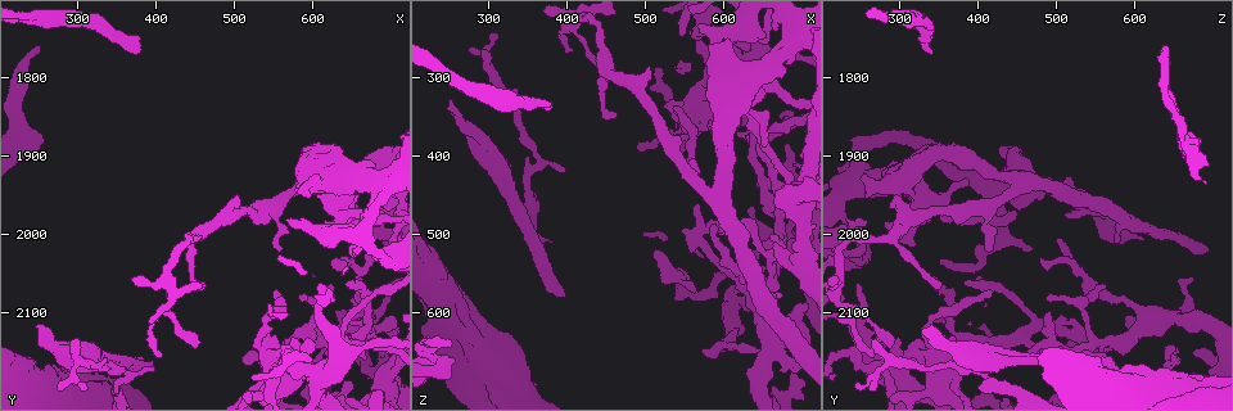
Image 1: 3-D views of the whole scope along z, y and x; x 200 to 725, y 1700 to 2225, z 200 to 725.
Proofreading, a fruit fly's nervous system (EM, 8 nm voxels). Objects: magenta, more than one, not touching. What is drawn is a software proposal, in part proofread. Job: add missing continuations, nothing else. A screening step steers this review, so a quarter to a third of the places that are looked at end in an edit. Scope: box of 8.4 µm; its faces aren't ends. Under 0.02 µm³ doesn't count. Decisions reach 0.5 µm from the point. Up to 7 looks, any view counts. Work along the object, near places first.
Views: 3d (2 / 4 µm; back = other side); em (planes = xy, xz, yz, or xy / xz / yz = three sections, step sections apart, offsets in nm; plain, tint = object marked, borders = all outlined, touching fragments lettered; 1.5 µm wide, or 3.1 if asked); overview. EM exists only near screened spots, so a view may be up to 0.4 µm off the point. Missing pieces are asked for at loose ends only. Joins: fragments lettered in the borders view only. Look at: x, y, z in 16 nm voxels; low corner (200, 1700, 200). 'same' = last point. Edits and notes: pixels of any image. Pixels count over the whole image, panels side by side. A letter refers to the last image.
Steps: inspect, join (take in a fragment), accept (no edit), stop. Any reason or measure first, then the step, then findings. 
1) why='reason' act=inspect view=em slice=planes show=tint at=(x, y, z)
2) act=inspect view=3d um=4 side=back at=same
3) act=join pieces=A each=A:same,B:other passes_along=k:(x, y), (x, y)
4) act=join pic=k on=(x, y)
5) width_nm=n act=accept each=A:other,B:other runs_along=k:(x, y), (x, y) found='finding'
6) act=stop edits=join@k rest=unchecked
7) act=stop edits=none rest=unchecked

why='branch stops here' act=inspect view=3d um=2 at=(560, 2075, 420)

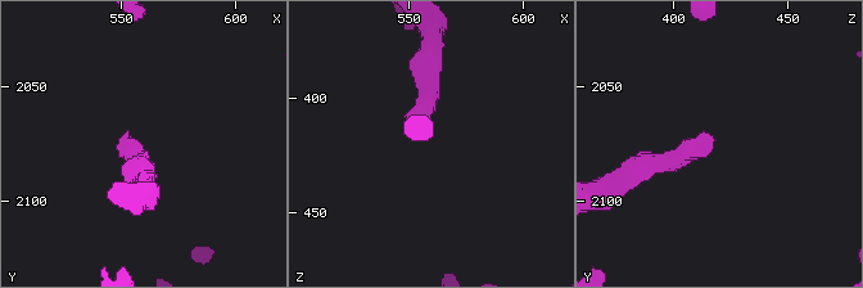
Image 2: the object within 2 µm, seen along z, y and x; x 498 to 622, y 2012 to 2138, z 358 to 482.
act=inspect view=em slice=planes show=borders at=(555, 2073, 418)

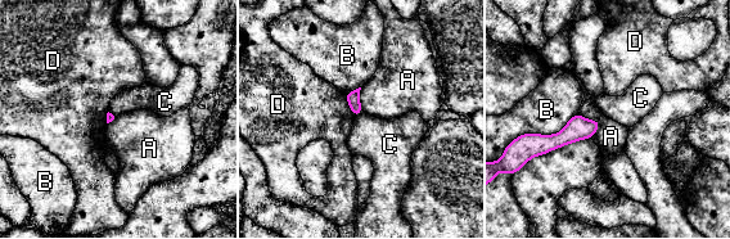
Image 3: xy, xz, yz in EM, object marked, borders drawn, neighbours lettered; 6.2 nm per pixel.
longest_contact=B:380nm act=accept each=A:other,B:other,C:other,D:other runs_along=3:(595, 123), (558, 140), (535, 139) found='none of them fits'

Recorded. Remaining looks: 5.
why='an open end' act=inspect view=3d um=2 at=(250, 2125, 330)

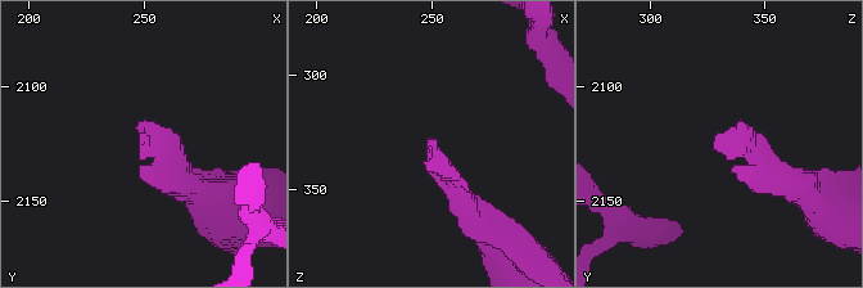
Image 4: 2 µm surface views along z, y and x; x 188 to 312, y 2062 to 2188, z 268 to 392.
act=inspect view=em slice=xy step=8 show=borders at=(250, 2127, 328)

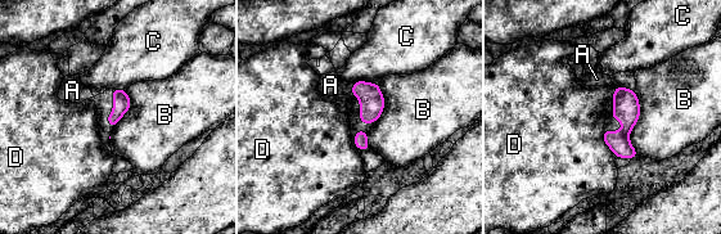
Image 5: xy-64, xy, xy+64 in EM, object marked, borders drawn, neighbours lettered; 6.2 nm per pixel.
act=join pieces=A each=A:same,B:other,C:other,D:other passes_along=5:(372, 103), (352, 88), (330, 85) found='the neuron continues'

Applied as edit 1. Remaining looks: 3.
why='see it whole again' act=inspect view=overview

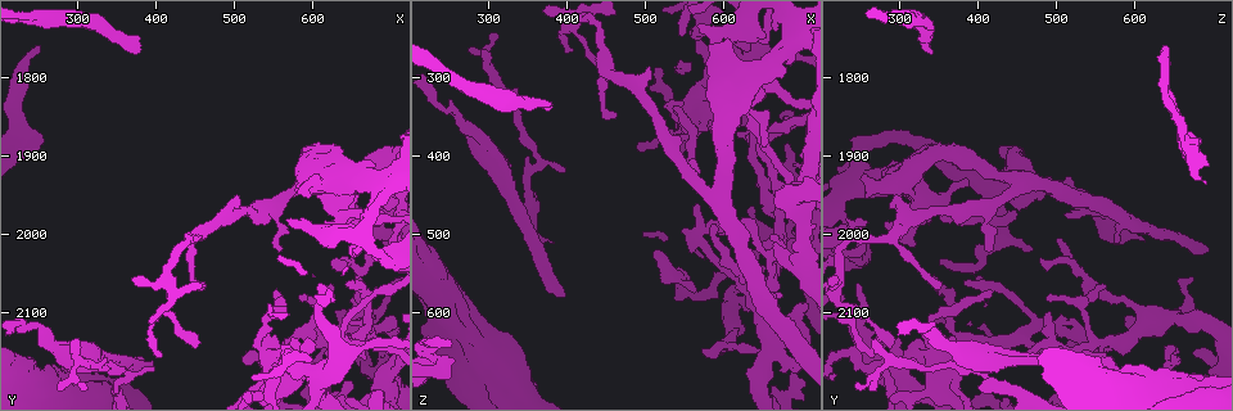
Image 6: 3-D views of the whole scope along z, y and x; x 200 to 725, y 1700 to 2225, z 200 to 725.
why='an open end' act=inspect view=3d um=2 at=(250, 1760, 640)

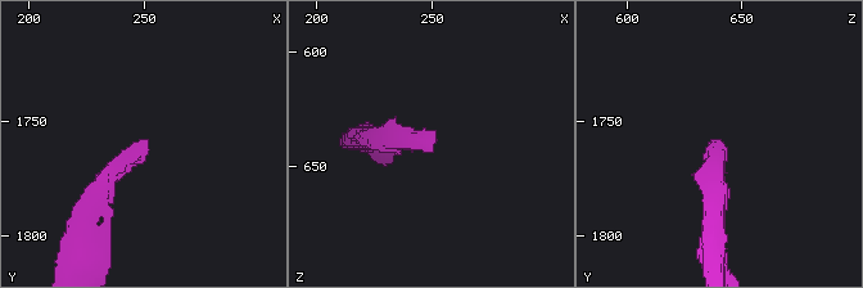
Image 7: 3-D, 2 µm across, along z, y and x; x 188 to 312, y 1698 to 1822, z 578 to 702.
why='shape alone is not enough' act=inspect view=em slice=planes show=borders at=(252, 1758, 637)

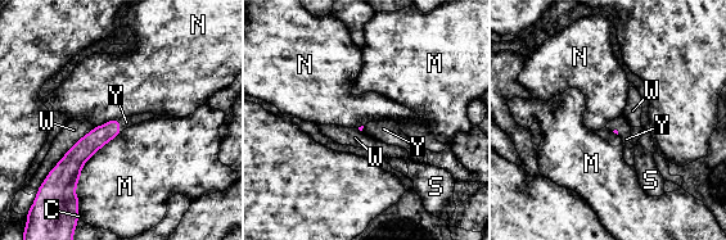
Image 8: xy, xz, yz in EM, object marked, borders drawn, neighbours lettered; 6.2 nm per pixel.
act=join pieces=Y each=C:other,M:other,N:other,S:other,W:other,Y:same passes_along=8:(86, 146), (118, 126), (126, 122) found='it goes on there'

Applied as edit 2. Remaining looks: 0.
act=stop edits=join@5,join@8 rest=unchecked

